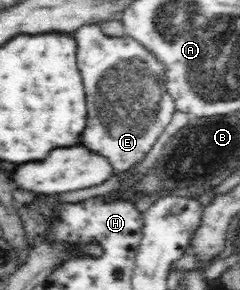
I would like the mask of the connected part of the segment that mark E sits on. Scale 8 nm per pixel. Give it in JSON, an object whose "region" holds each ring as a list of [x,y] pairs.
{"region":[[[100,24],[81,26],[71,36],[77,42],[77,66],[81,70],[87,94],[87,128],[83,130],[81,142],[91,152],[95,150],[107,159],[117,174],[129,171],[145,159],[176,111],[175,101],[167,93],[163,82],[165,67],[131,36],[106,36]]]}

